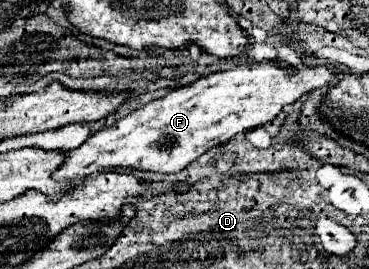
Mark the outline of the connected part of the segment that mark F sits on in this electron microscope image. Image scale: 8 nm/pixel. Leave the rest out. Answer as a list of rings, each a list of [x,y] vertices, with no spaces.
[[[272,60],[204,76],[172,90],[164,98],[148,102],[118,120],[112,128],[92,134],[82,146],[68,150],[64,164],[52,176],[56,180],[74,180],[90,176],[104,166],[178,172],[206,150],[274,120],[284,106],[294,104],[312,90],[328,86],[336,74],[334,66],[294,68]]]

